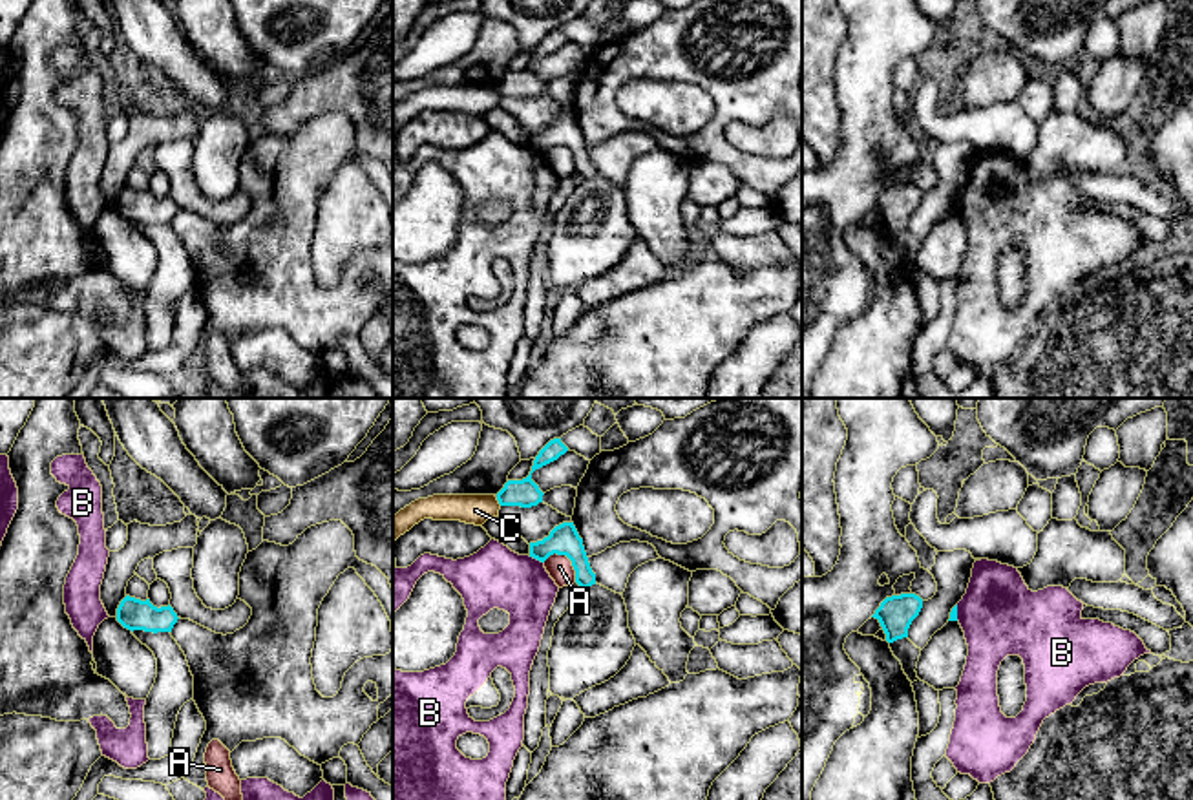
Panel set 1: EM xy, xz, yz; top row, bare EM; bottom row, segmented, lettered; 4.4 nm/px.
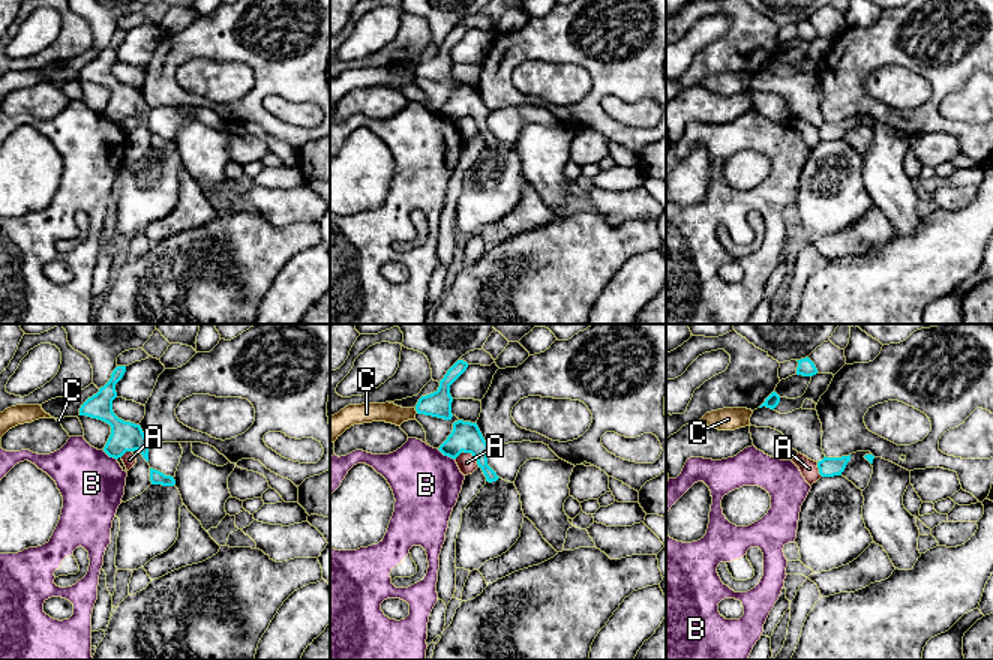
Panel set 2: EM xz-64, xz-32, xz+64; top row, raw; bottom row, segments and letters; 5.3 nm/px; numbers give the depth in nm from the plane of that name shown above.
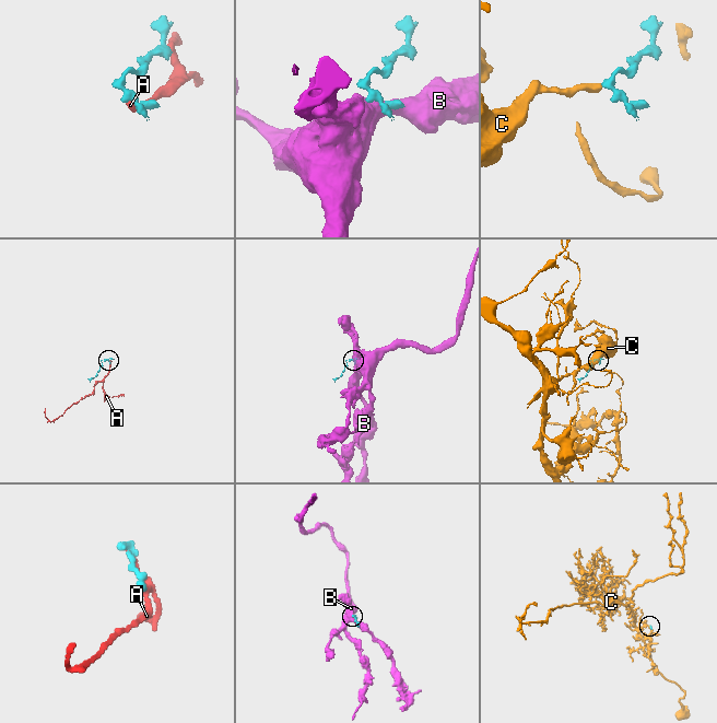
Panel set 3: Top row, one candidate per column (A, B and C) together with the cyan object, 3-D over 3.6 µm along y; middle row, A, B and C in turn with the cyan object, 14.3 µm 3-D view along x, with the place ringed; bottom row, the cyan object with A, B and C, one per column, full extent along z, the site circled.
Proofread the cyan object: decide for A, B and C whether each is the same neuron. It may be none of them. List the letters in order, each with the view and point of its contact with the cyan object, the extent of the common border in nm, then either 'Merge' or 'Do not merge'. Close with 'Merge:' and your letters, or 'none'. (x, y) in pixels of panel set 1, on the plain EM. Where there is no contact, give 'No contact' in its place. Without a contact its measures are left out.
A: Touches cyan at xz (567, 147). Shared border 180 nm. Do not merge
B: Touches cyan at xz (536, 148). Shared border 80 nm. Do not merge
C: Touches cyan at xz (497, 90). Shared border 50 nm. Do not merge
Merge: none

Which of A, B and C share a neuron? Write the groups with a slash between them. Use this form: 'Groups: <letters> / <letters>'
Groups: A / B / C

